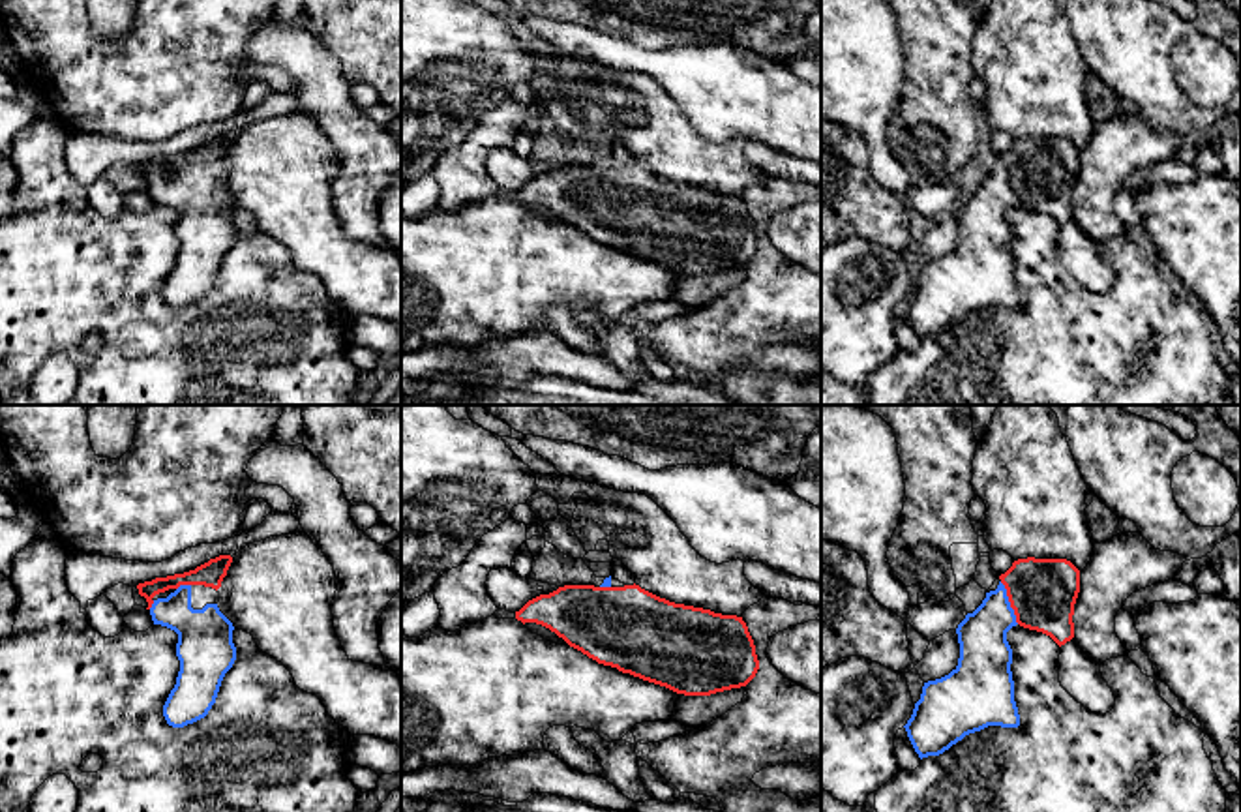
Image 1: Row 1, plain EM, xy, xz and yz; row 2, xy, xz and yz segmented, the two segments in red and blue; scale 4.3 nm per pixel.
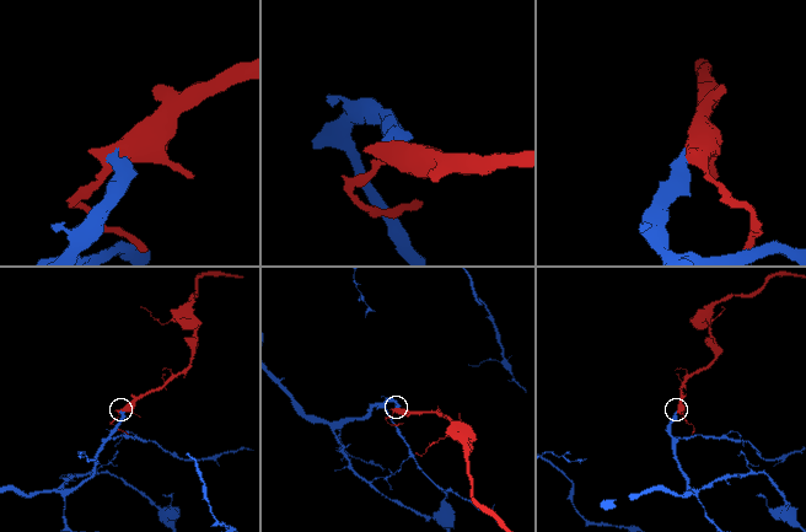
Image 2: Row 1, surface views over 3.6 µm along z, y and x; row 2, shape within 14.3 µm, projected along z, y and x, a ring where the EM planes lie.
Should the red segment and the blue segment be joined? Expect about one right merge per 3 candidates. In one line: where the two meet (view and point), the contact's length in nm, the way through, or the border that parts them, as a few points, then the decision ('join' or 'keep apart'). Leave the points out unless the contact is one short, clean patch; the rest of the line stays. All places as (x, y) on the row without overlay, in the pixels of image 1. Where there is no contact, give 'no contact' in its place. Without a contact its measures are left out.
meets red in yz at (1009, 180); contact 200 nm long; runs through yz (1043, 173), (1030, 173), (1009, 180), (985, 210), (985, 233); join

